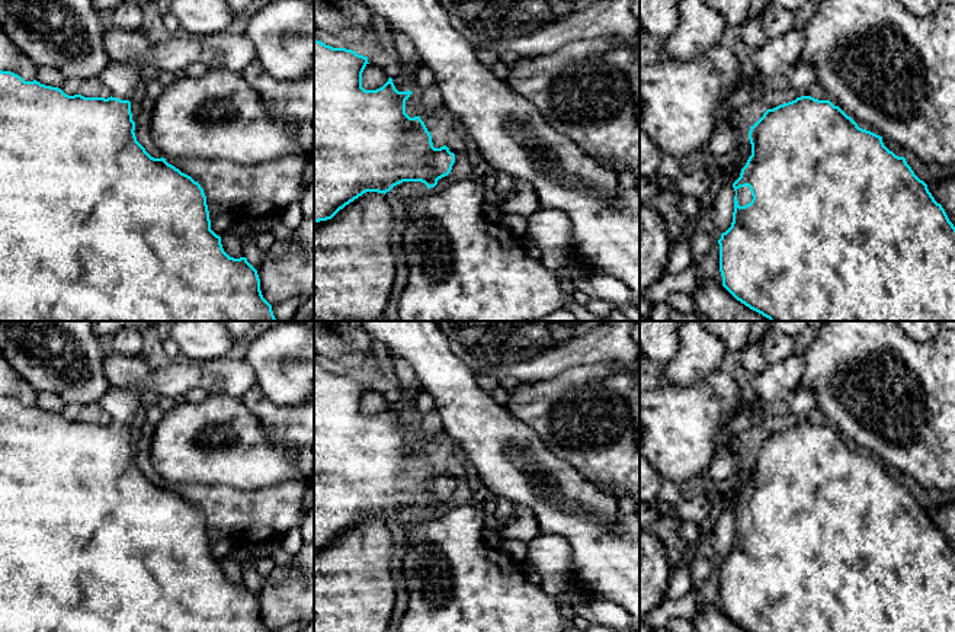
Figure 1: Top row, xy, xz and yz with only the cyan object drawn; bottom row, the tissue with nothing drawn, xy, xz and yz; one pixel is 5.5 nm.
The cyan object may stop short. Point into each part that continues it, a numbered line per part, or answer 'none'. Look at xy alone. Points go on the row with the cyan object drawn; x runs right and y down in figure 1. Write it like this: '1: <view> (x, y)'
1: xy (121, 79)

